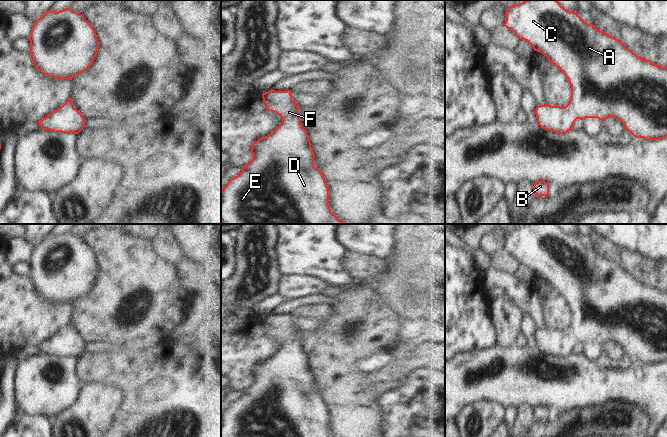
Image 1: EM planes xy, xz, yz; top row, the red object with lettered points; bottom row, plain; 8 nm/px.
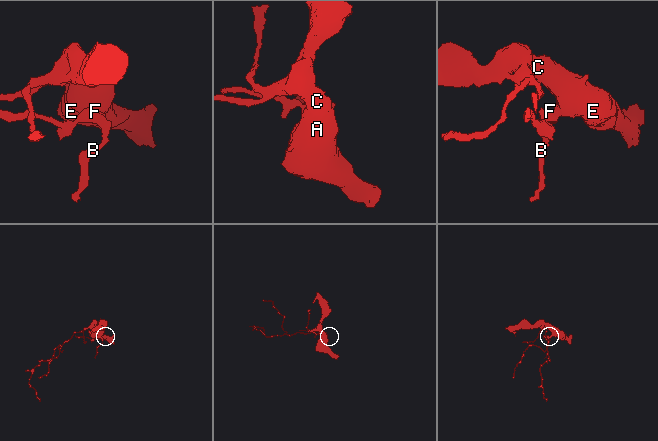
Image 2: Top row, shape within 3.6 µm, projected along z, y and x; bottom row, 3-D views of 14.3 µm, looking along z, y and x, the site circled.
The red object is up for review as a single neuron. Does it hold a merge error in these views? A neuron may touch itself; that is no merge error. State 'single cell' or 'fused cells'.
single cell

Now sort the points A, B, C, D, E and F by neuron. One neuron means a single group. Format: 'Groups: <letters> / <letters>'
Groups: A B C D E F

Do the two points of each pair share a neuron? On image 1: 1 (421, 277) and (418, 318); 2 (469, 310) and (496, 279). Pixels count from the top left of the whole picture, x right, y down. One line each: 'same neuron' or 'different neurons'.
1: same neuron
2: different neurons

